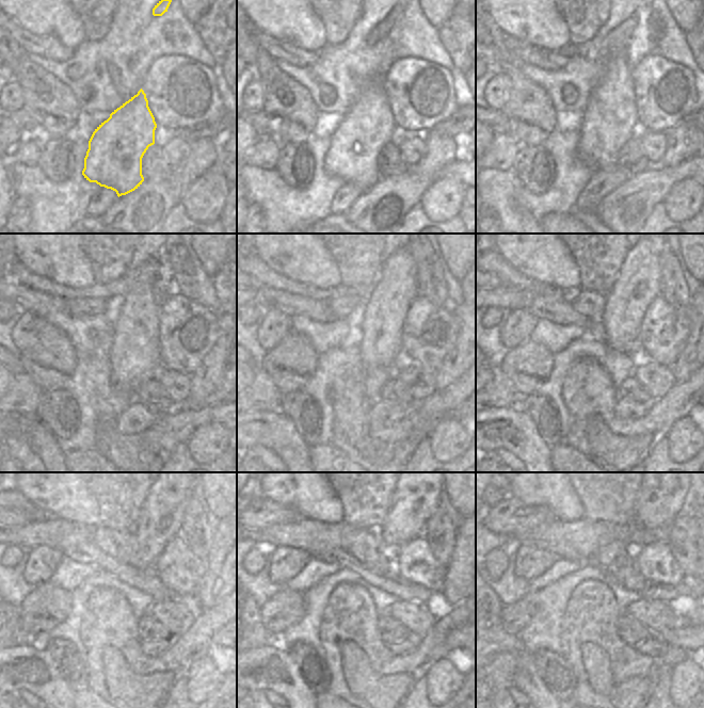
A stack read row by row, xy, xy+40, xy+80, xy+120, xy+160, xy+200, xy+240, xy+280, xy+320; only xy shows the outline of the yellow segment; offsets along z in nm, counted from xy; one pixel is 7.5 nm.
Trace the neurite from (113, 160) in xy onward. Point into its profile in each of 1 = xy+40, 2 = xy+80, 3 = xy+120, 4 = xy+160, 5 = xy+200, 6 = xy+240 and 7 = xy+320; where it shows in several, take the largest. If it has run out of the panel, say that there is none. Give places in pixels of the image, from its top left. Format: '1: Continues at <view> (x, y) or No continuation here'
1: Continues at xy+40 (354, 147)
2: Continues at xy+80 (610, 115)
3: Continues at xy+120 (134, 352)
4: Continues at xy+160 (386, 305)
5: Continues at xy+200 (638, 283)
6: Continues at xy+240 (160, 520)
7: Continues at xy+320 (661, 495).

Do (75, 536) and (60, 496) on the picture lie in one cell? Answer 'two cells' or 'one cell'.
two cells

